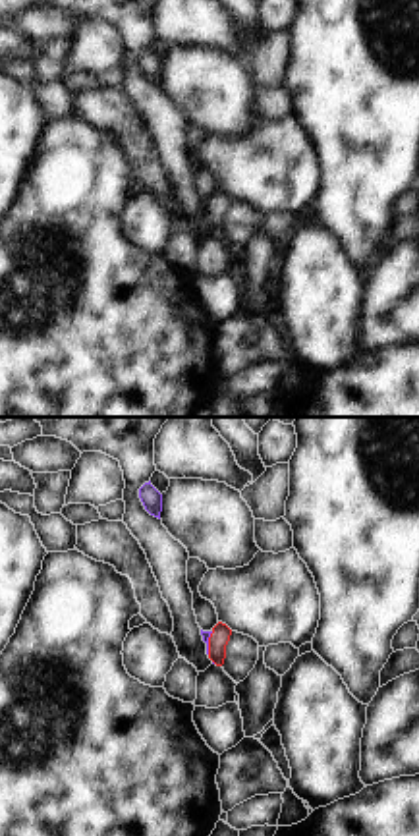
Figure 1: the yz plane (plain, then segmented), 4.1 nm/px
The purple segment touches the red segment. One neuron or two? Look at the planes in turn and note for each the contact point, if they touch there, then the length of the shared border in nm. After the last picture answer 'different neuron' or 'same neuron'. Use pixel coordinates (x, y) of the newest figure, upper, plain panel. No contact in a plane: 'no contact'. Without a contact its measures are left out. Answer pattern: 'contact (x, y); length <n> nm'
contact (207, 211); length 100 nm

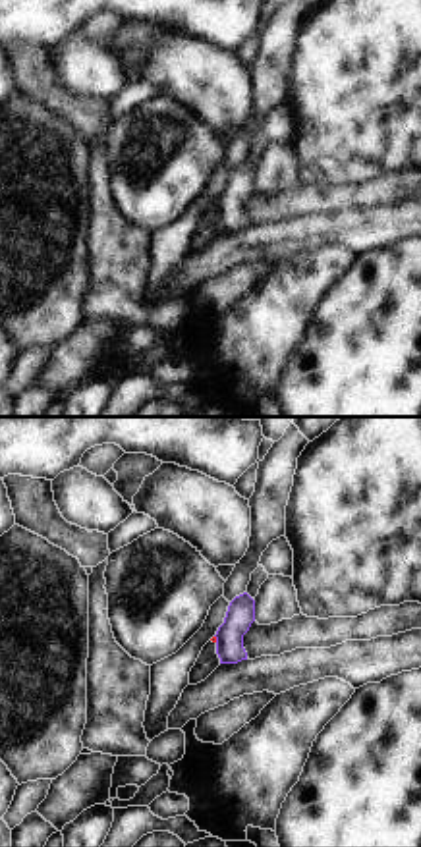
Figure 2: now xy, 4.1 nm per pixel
contact (217, 207); length 30 nm

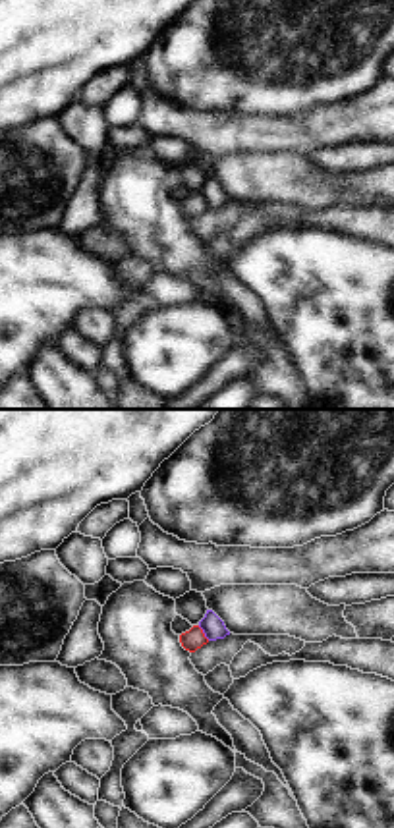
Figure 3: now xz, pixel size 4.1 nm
contact (203, 199); length 80 nm

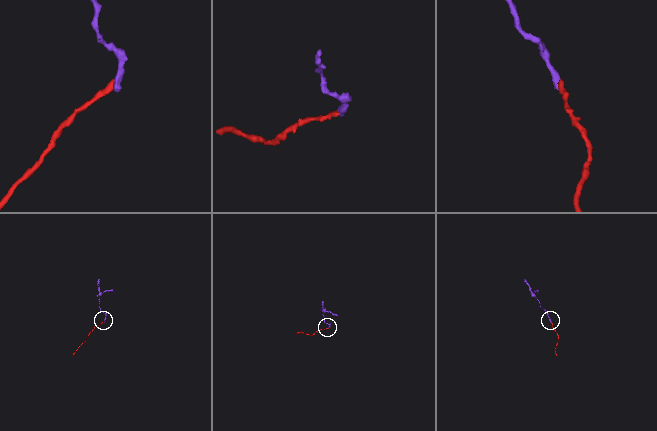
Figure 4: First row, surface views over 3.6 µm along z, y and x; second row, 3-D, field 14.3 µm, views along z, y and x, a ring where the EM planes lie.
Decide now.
different neuron

